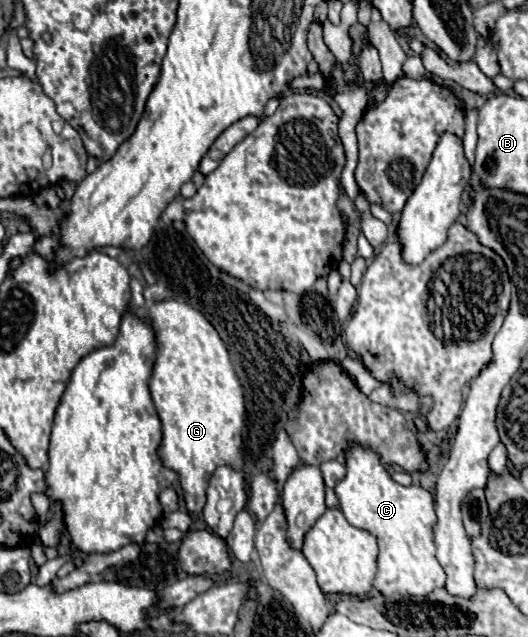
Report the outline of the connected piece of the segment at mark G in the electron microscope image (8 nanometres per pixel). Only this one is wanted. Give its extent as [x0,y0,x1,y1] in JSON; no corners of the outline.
[148,299,244,515]

